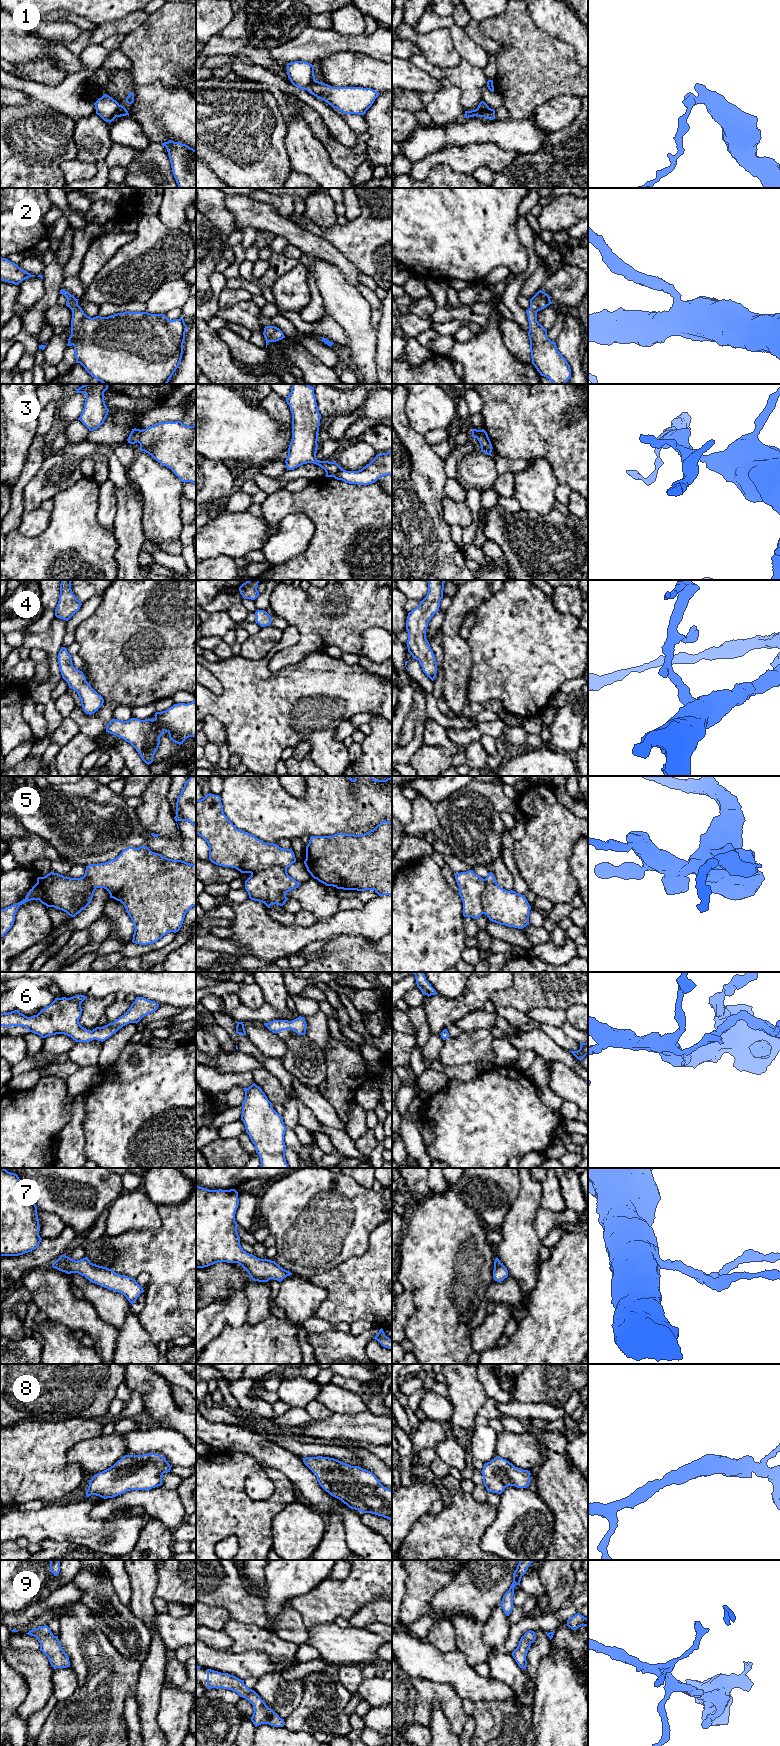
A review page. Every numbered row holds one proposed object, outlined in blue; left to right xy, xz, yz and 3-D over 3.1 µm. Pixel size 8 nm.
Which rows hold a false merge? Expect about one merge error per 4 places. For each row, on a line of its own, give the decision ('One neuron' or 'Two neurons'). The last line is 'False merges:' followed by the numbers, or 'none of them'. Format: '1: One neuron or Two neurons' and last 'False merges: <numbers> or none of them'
1: Two neurons
2: One neuron
3: Two neurons
4: One neuron
5: Two neurons
6: One neuron
7: One neuron
8: One neuron
9: One neuron
False merges: 1, 3, 5

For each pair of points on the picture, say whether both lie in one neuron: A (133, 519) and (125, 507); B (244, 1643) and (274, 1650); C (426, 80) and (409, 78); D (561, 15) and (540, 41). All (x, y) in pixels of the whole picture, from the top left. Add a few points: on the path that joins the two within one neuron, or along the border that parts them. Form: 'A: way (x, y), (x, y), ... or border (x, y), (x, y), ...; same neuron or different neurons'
A: way (130, 516), (128, 510); same neuron
B: way (251, 1643), (267, 1643); same neuron
C: way (422, 80), (413, 78); same neuron
D: border (530, 16), (541, 29), (567, 44); different neurons

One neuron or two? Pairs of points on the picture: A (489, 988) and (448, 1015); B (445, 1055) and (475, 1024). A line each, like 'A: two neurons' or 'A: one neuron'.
A: one neuron
B: two neurons

